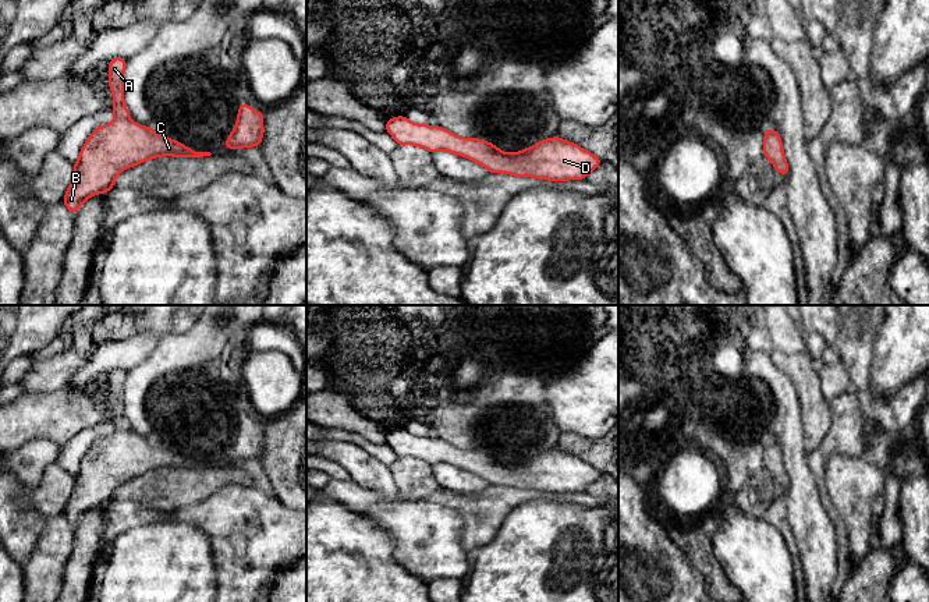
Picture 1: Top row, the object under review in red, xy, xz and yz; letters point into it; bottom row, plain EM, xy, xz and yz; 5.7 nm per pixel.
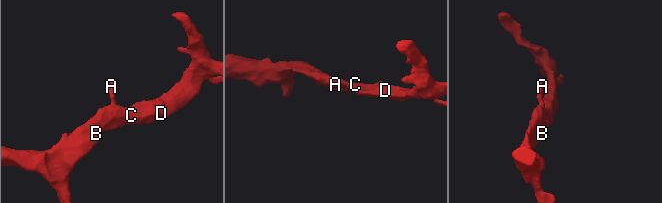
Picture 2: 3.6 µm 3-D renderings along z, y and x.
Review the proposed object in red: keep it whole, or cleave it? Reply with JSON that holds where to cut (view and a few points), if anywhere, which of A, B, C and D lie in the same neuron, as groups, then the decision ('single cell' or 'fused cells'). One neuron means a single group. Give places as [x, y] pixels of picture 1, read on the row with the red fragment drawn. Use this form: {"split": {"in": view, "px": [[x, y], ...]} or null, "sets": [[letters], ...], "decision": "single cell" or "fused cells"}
{"split": null, "sets": [["A", "B", "C", "D"]], "decision": "single cell"}

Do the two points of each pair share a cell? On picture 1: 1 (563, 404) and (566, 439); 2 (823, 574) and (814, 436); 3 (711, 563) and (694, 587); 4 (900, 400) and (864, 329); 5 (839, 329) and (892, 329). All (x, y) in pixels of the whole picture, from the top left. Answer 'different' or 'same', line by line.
1: different
2: different
3: different
4: same
5: different

